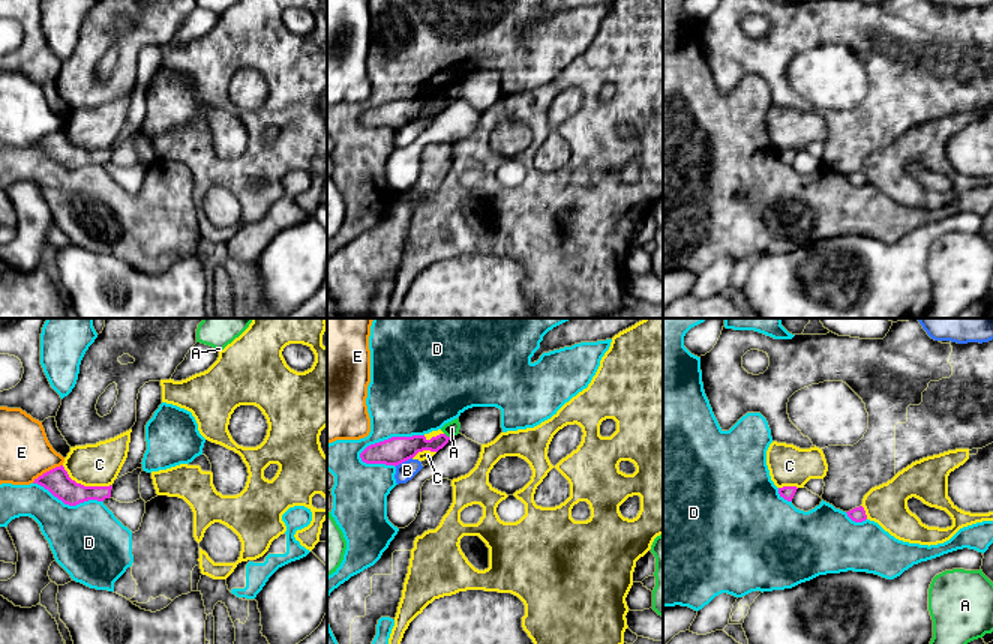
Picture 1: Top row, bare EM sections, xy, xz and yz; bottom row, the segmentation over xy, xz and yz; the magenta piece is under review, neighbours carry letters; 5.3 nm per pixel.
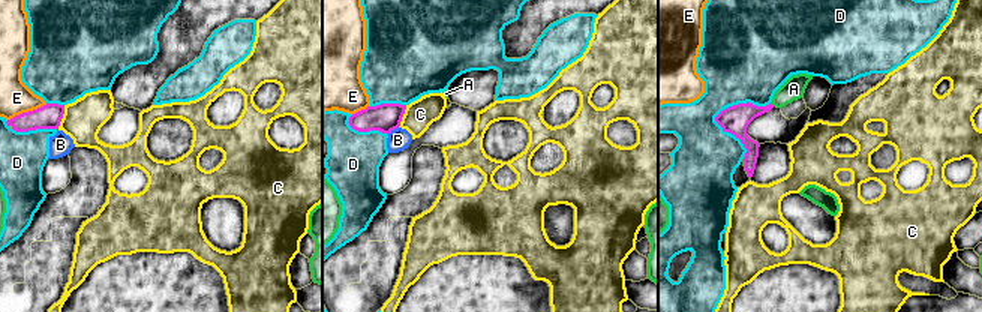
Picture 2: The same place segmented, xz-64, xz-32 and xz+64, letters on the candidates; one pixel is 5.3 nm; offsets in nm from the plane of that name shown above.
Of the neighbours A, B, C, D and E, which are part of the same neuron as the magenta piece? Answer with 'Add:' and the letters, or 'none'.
Add: none

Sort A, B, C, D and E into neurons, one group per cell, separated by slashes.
A / B / C / D / E

